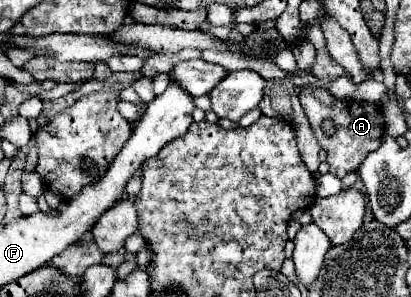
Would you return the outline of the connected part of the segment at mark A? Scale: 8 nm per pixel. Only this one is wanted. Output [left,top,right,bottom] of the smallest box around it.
[299,89,385,179]

